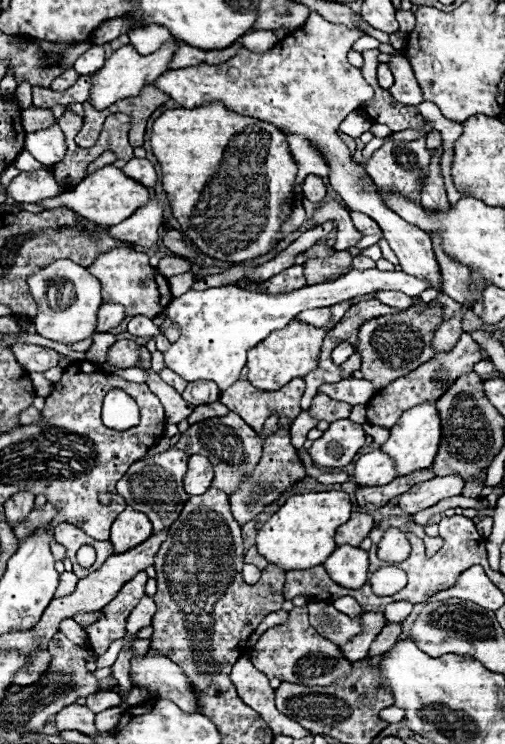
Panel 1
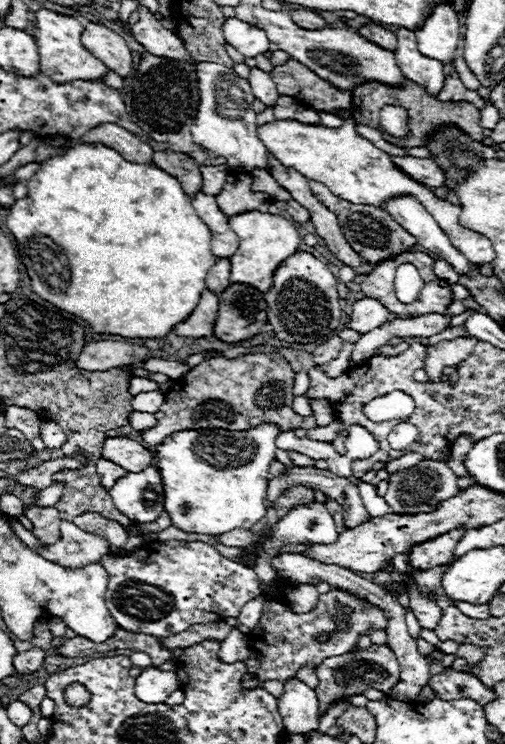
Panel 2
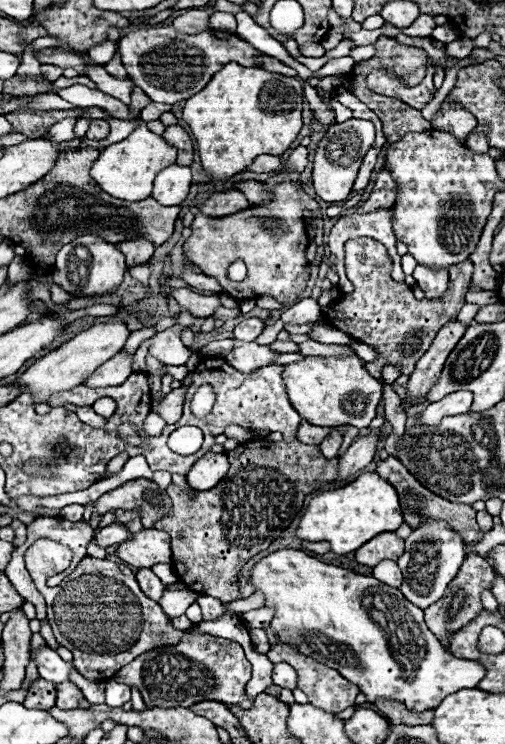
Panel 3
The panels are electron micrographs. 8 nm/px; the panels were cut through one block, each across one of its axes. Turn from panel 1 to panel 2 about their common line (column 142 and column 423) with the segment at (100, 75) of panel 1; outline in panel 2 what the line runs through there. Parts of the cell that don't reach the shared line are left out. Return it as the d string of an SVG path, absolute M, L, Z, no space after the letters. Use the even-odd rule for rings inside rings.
M398 28L394 34L398 40L394 56L402 74L406 74L408 80L422 86L424 90L430 90L430 94L438 96L440 88L444 86L442 62L434 62L434 58L426 58L424 54L418 52L414 30Z

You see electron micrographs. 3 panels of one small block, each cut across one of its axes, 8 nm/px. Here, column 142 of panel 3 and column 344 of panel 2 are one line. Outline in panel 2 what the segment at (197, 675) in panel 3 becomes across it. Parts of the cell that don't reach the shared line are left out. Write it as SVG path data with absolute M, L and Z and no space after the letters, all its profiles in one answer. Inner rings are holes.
M372 644L368 650L360 650L356 648L354 652L342 654L342 656L334 656L334 658L326 658L322 662L322 666L316 668L316 676L318 676L318 686L316 686L316 696L318 696L318 716L322 718L326 708L336 702L342 700L346 696L358 696L368 688L380 690L380 692L388 692L400 678L400 666L398 660L394 656L394 652L384 646L384 644Z

